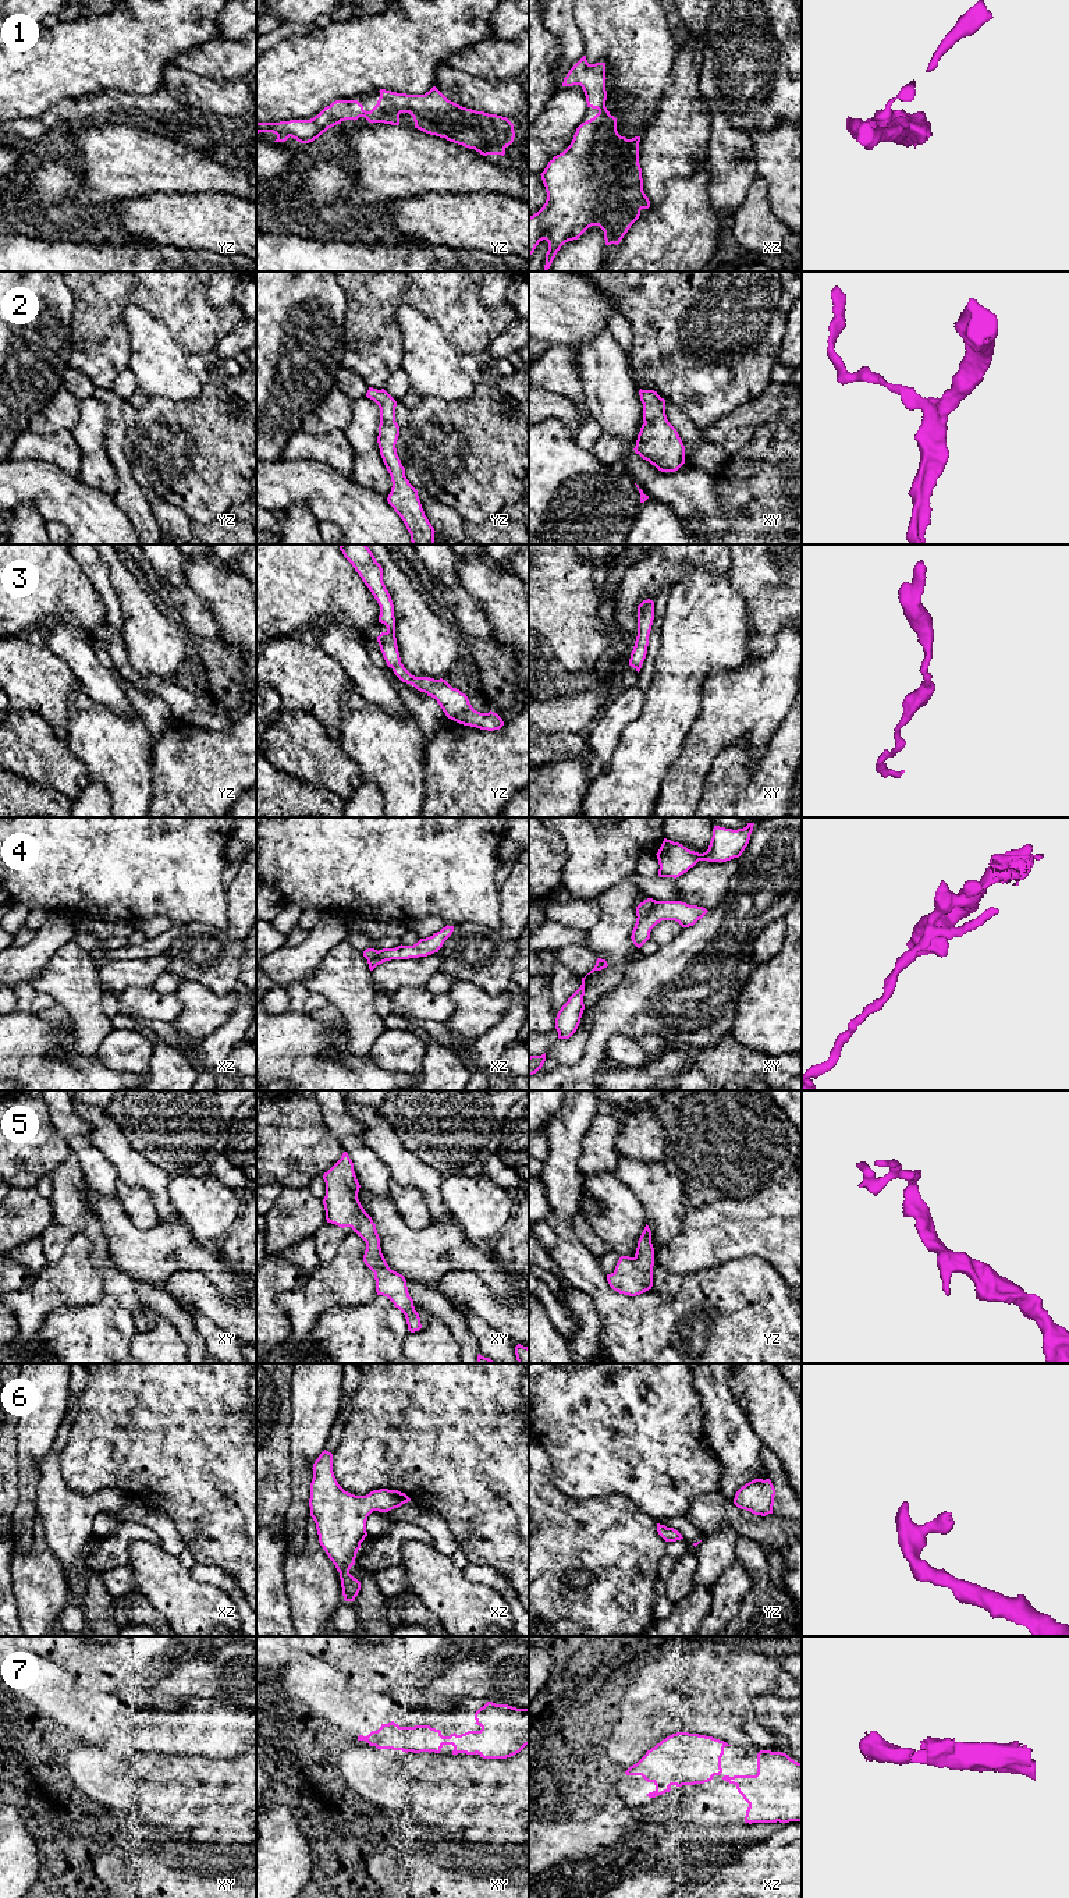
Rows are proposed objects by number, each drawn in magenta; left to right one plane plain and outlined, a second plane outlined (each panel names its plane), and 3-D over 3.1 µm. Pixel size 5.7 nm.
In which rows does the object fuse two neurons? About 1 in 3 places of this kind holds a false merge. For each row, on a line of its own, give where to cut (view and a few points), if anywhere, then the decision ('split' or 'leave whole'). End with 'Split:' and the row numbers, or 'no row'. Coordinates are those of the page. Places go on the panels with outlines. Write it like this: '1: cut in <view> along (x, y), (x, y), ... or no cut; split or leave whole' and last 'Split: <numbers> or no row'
1: no cut; leave whole
2: no cut; leave whole
3: no cut; leave whole
4: cut in xy along (657, 901), (638, 916); split
5: no cut; leave whole
6: no cut; leave whole
7: no cut; leave whole
Split: 4

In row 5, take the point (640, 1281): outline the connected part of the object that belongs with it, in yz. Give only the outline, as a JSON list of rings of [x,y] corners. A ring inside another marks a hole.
[[[646,1224],[633,1257],[621,1256],[615,1270],[607,1274],[610,1287],[624,1295],[636,1296],[653,1287],[654,1248]]]

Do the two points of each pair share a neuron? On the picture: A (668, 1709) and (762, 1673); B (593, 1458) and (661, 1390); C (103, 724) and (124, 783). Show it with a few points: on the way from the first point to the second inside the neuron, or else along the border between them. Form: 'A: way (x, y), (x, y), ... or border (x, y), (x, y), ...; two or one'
A: way (692, 1699), (714, 1684), (738, 1677); one
B: way (613, 1441), (625, 1437), (628, 1429), (647, 1409); one
C: way (106, 738), (117, 751), (124, 769); one

